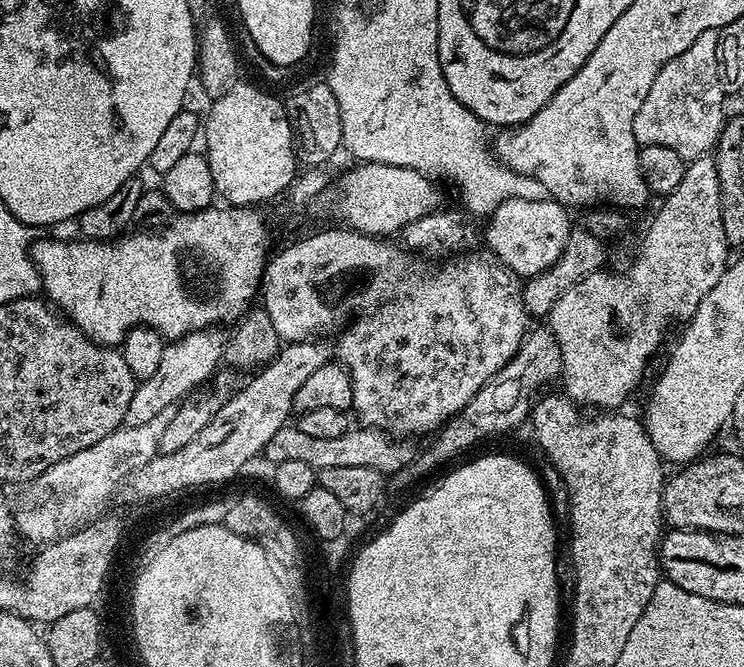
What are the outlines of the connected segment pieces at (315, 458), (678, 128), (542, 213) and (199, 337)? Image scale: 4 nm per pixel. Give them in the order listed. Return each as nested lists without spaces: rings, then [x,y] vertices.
[[[298,426],[279,428],[266,442],[262,456],[275,466],[282,462],[302,462],[305,466],[315,468],[317,473],[331,470],[334,466],[370,466],[370,470],[378,470],[385,474],[398,474],[414,459],[414,451],[407,439],[390,436],[379,432],[376,428],[363,426],[349,427],[346,434],[338,434],[338,438],[314,438],[304,433]]]
[[[711,28],[706,30],[706,34],[698,34],[698,38],[694,38],[694,42],[690,42],[690,46],[686,46],[686,50],[678,54],[678,58],[666,62],[658,78],[654,78],[654,86],[650,86],[650,94],[646,94],[646,102],[642,102],[634,118],[634,138],[637,145],[666,146],[686,162],[709,155],[715,149],[720,131],[724,129],[724,103],[726,97],[718,82],[718,31]]]
[[[510,198],[487,217],[488,229],[484,232],[488,239],[487,251],[521,278],[542,274],[554,266],[554,262],[558,262],[566,246],[570,231],[568,215],[569,209],[551,198]]]
[[[215,331],[190,332],[179,340],[165,343],[162,363],[154,373],[154,378],[137,383],[134,398],[126,410],[123,427],[143,426],[153,420],[162,410],[171,408],[183,401],[198,384],[206,381],[216,367],[221,367],[224,355],[225,337],[215,336]]]

